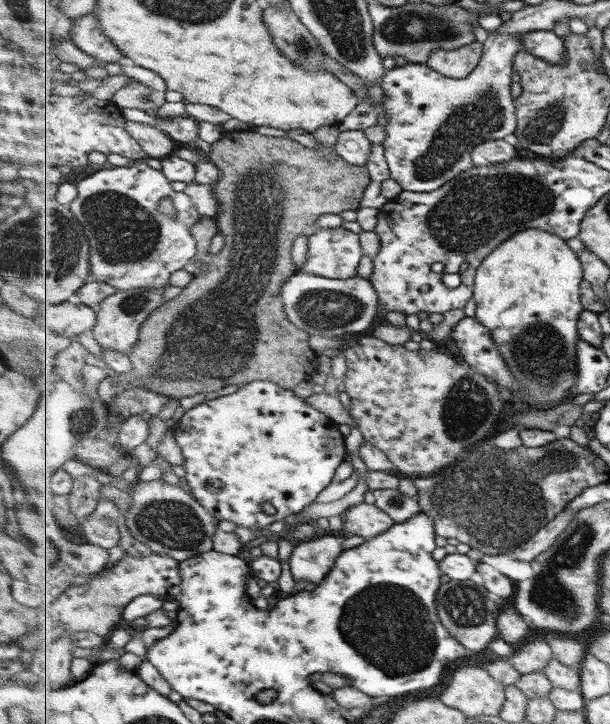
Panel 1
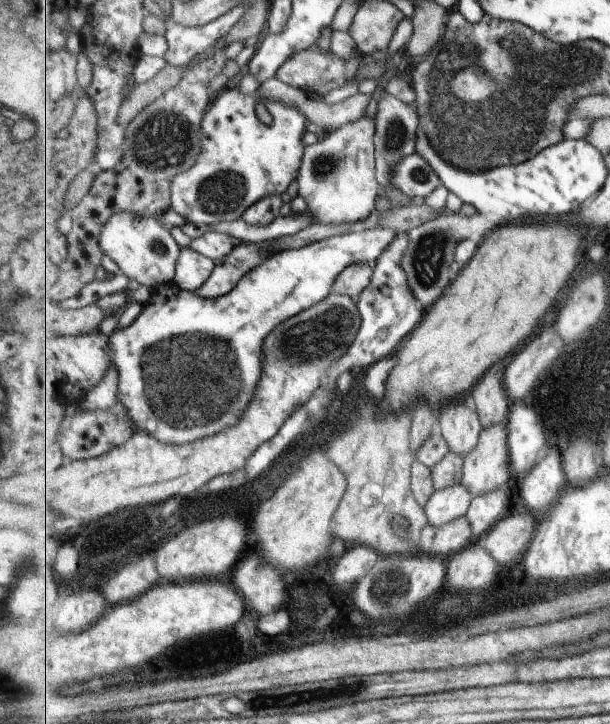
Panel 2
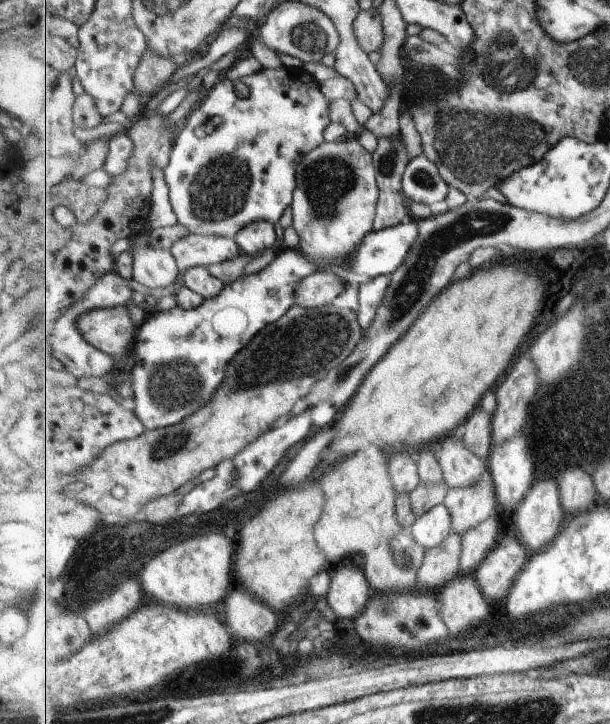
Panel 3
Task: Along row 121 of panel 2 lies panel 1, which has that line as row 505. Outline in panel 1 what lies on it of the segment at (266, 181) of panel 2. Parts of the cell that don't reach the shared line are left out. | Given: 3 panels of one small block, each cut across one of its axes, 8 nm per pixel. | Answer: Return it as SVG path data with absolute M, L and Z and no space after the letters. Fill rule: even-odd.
M255 380L247 383L245 387L237 389L234 393L220 396L215 399L207 400L201 404L190 408L186 411L178 422L175 423L175 438L185 456L185 477L182 480L183 485L191 492L194 498L209 512L213 513L219 520L229 520L239 527L249 527L254 530L265 530L275 526L280 526L283 518L301 512L305 506L309 507L315 503L317 496L328 488L333 483L337 470L341 463L347 457L347 446L345 446L345 436L340 431L339 423L329 418L324 412L313 407L306 398L297 396L293 389L286 389L283 385L275 383L270 380ZM264 502L270 503L275 509L276 513L273 515L265 514L261 504Z

